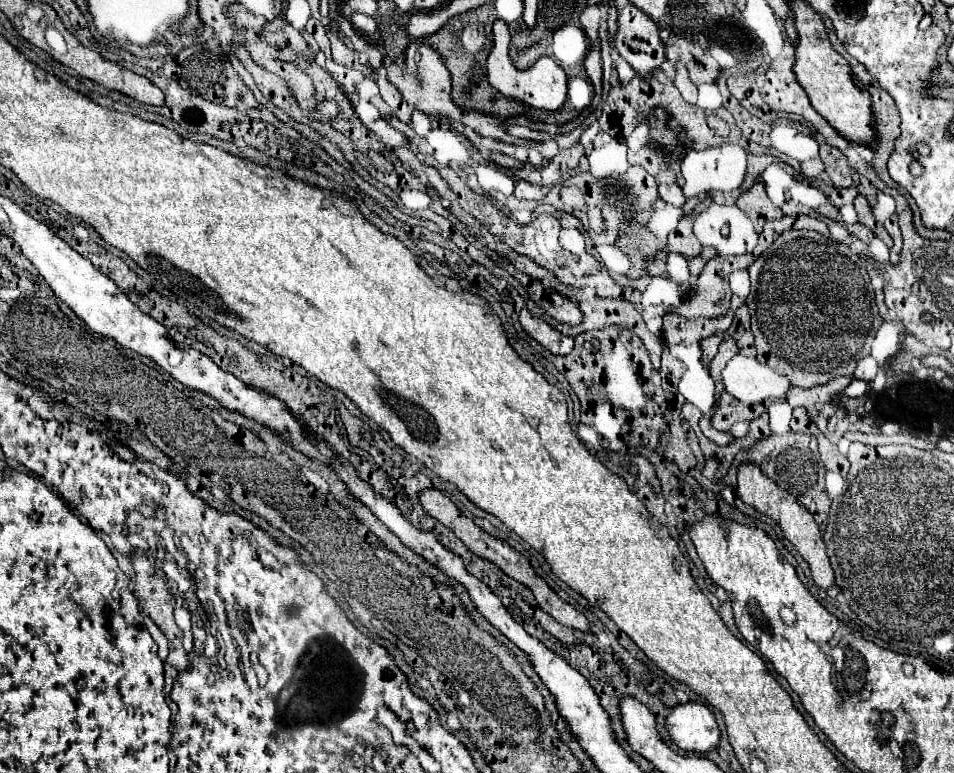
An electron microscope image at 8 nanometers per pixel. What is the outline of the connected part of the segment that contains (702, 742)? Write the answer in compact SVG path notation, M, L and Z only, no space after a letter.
M701 702L673 706L665 718L665 728L681 750L703 754L719 746L721 734L715 716Z

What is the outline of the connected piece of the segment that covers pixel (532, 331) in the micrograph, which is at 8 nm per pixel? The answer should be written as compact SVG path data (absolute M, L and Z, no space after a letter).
M523 308L519 312L519 322L521 322L521 328L533 338L537 340L543 348L547 348L551 354L557 354L557 356L567 356L573 348L573 338L571 336L565 336L557 330L553 330L547 322L535 318L529 314L527 308Z

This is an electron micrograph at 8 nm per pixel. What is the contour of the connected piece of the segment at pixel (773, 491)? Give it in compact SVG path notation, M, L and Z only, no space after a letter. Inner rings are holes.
M743 464L739 468L737 496L741 502L745 502L747 506L753 506L757 512L773 518L781 526L785 538L797 548L801 558L809 564L809 568L813 572L813 580L819 588L827 590L833 586L833 568L829 564L825 544L823 544L819 526L815 524L815 520L813 520L811 512L807 512L807 508L803 508L789 492L783 492L773 480L767 480L767 476L763 476L763 472L759 472L759 468L755 468L755 464Z

